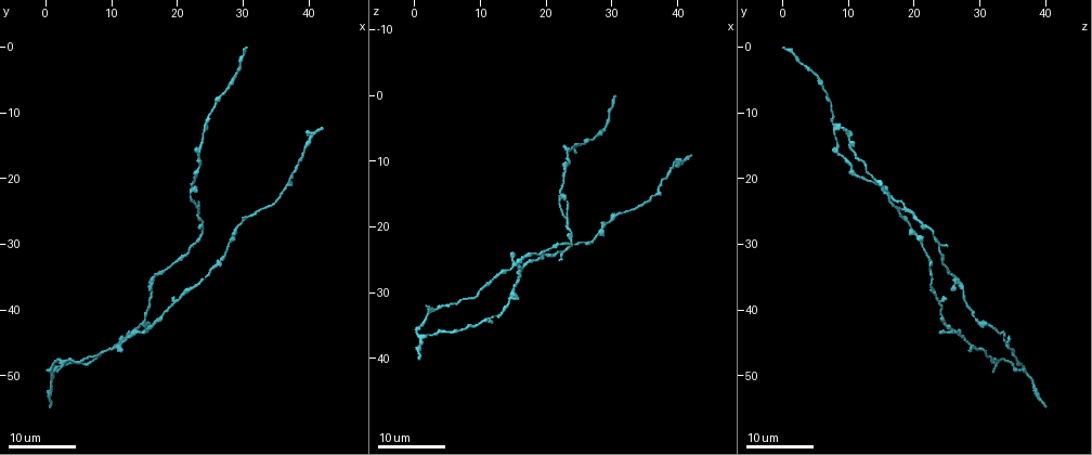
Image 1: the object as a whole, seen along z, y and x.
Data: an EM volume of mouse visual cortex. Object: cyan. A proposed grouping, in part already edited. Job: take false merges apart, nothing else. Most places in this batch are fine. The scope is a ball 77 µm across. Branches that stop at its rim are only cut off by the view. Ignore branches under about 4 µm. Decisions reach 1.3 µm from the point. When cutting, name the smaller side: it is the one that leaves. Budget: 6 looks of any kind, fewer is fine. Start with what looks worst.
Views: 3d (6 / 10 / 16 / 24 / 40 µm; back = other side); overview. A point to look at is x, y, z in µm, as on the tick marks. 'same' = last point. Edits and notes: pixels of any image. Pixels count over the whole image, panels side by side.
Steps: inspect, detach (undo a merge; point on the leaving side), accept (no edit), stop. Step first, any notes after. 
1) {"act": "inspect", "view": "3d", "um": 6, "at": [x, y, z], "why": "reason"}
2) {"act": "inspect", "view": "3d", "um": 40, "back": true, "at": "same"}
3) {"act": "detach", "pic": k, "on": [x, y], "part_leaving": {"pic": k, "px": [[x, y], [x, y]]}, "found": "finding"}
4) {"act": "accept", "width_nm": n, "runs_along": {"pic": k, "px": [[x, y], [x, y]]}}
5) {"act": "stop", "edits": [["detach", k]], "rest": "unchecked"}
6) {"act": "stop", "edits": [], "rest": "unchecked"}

{"act": "inspect", "view": "3d", "um": 24, "at": [29.0, 28.0, 20.0], "why": "thick turns thin"}

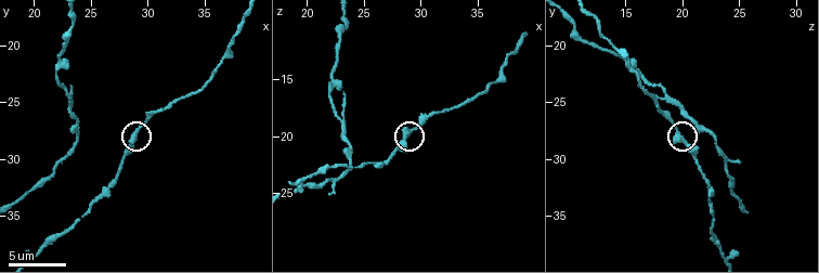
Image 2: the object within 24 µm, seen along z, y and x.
{"act": "inspect", "view": "3d", "um": 10, "at": [28.8, 28.4, 20.2], "why": "closer look"}

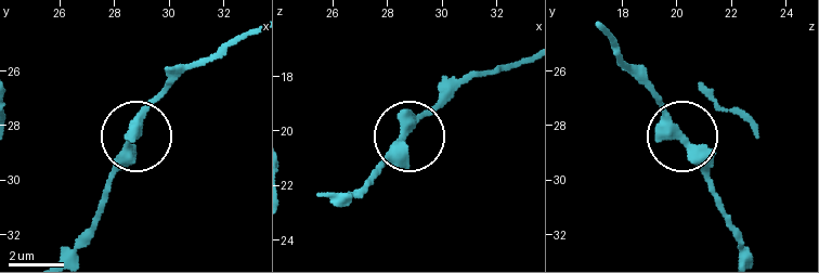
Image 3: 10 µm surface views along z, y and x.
{"act": "accept", "found": "all the same neuron"}

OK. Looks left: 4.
{"act": "inspect", "view": "3d", "um": 16, "at": [23.0, 24.4, 18.8], "why": "thin arm on a thick one"}

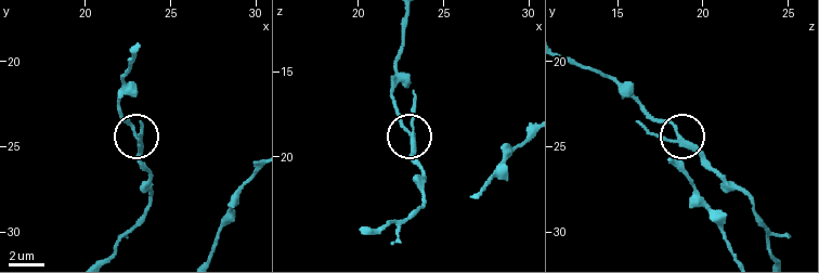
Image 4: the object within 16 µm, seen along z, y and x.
{"act": "inspect", "view": "3d", "um": 16, "back": true, "at": [23.2, 24.6, 18.6]}

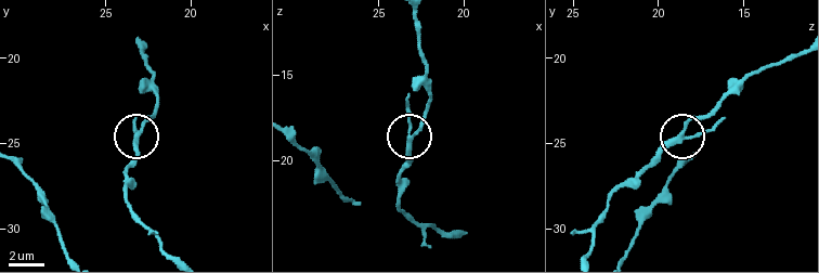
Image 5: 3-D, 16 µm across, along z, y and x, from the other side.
{"act": "accept", "width_nm": 230, "found": "continuous, no second neuron"}

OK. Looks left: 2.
{"act": "inspect", "view": "3d", "um": 16, "at": [23.5, 17.0, 9.0]}

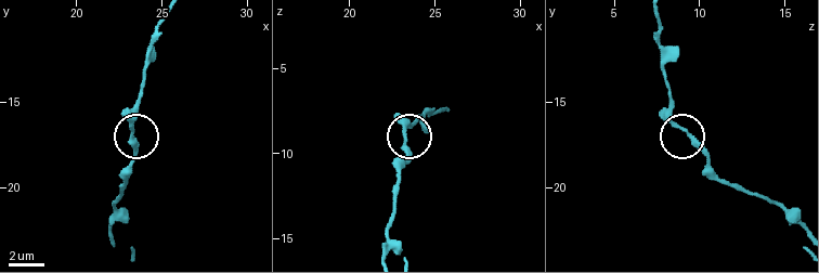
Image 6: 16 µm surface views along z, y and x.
{"act": "inspect", "view": "3d", "um": 6, "at": [23.2, 16.8, 9.1], "why": "zoom in"}

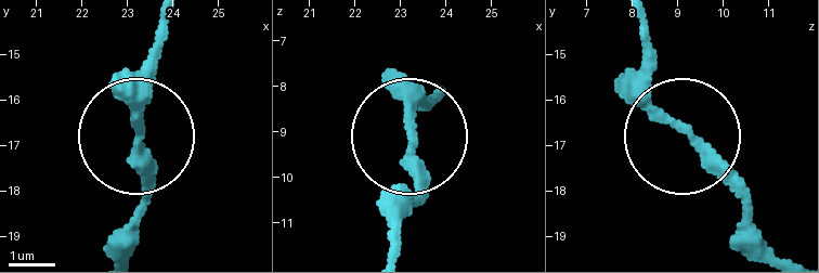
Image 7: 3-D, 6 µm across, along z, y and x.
{"act": "accept", "found": "continuous, no second neuron"}

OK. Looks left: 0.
{"act": "stop", "edits": [], "rest": "unchecked"}

